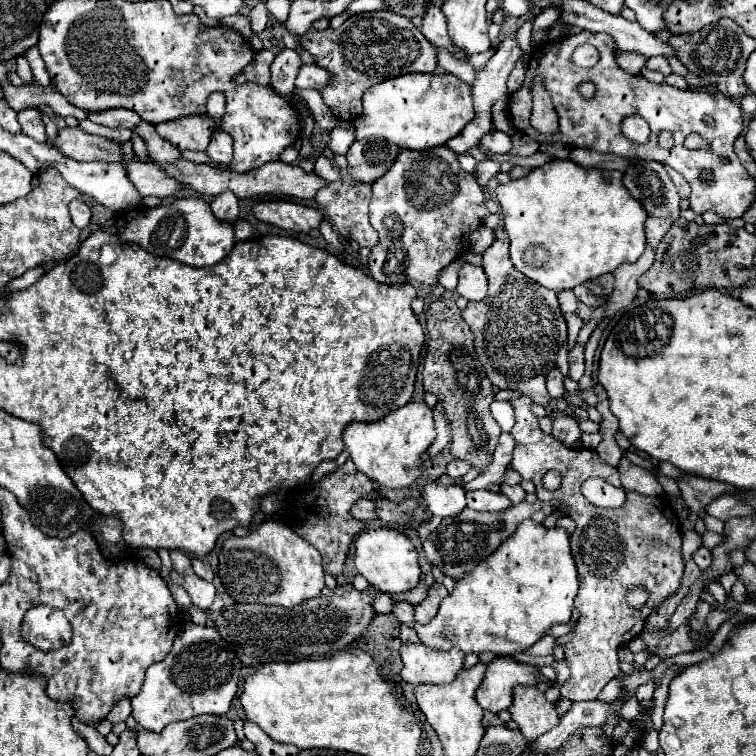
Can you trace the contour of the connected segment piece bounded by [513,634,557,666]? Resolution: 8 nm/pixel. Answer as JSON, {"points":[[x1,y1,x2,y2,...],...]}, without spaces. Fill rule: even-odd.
{"points":[[551,634,543,636,537,644,533,644,529,650,519,652,517,656,513,656,517,662,525,662,525,664,535,664,535,666,551,666,555,662,553,650,557,646,557,638,553,638]]}

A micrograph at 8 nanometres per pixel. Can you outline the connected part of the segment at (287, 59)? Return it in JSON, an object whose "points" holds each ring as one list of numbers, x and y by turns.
{"points":[[281,50,273,64,271,64,271,86,283,94,285,98,289,98,289,94,295,90,293,82,295,82,295,74,299,72,299,68,303,66,301,56,295,50]]}

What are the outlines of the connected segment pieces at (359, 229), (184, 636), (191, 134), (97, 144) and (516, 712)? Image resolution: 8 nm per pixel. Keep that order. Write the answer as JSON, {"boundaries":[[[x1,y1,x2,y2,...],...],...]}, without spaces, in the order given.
{"boundaries":[[[341,180,341,182,329,182,325,188,321,188,315,194,315,202,323,208,323,212,329,214,331,224,335,226,335,230,347,238,347,240,355,240,359,246,367,246,373,248,379,240,377,240,377,232,373,230,373,226,369,224,369,202,371,202,371,184,359,184,359,182,351,182,351,180]],[[189,622,177,636,167,658,147,668,143,688,131,700,133,718,141,728,161,732,171,722,189,720,199,714,223,716,229,712,231,700,237,694,239,678,241,662,217,630]],[[183,116,171,122,155,126,163,140,169,140,177,150,205,152,213,132,213,120,209,116]],[[61,128,57,132,57,138,51,140,51,144,59,152,63,152,65,156,71,156,77,162,83,162,83,160,117,162,121,160,121,146,117,142,103,138,103,136,85,134,81,128]],[[517,686,513,690,513,706,509,712,511,720,517,722,527,742,537,740,541,734,559,724,555,704,547,702,547,698,535,686]]]}

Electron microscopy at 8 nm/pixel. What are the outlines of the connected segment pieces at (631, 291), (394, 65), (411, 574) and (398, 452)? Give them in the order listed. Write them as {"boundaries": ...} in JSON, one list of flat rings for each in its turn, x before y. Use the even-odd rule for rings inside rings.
{"boundaries":[[[647,246,645,254,635,264,621,264,615,270,615,290,611,294,611,304,607,308,607,316,613,316,617,310,631,304,631,300,635,298,635,294,639,290,637,278,643,272,647,272,647,268,653,264,653,260,655,260,655,252]],[[385,10,353,14,339,28,307,30,301,42,317,58,319,66,337,76,339,84,323,88,321,96,341,122,355,120,361,114,361,98,373,84,407,72,433,72,437,66,437,52,421,30,403,16]],[[377,528,377,530,365,530,359,534,355,552,355,566,359,574,381,592,389,594,403,594,417,586,421,568,419,568,419,554,411,540,393,528]],[[409,402,403,408,389,412,385,418,369,424,349,424,343,432,343,442,353,464,369,480,385,488,407,488,423,474,423,454,435,440,433,410,425,402]]]}

